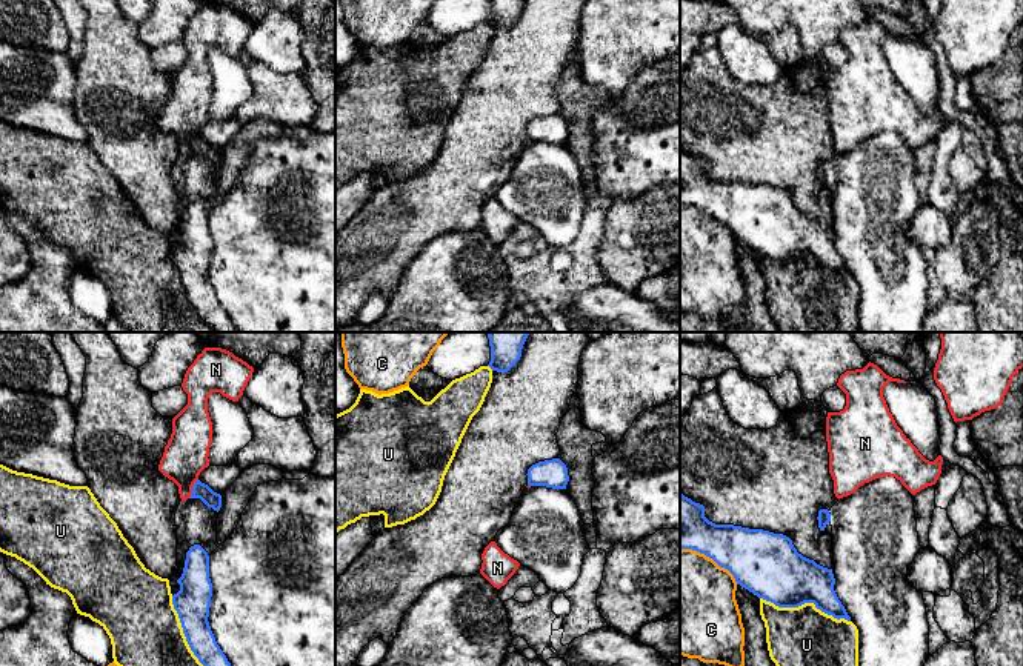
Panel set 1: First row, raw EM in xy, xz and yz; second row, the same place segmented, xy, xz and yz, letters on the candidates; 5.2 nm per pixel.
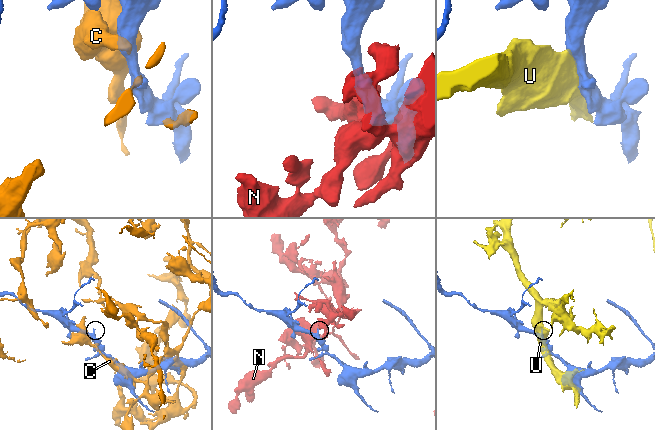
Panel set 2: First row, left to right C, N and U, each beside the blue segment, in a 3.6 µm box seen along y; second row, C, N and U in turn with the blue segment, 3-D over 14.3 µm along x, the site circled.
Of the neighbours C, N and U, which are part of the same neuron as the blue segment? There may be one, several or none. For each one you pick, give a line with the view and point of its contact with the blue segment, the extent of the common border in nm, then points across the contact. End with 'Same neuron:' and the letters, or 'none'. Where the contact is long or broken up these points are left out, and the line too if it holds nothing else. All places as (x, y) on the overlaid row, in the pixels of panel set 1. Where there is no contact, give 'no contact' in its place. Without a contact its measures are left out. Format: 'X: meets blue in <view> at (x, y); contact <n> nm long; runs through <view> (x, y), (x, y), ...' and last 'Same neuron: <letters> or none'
Same neuron: none

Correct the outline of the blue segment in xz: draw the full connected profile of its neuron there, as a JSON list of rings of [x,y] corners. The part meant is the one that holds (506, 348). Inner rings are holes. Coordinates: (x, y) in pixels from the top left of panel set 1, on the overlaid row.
[[[488,332],[491,346],[489,368],[508,372],[521,357],[523,345],[529,332]]]

